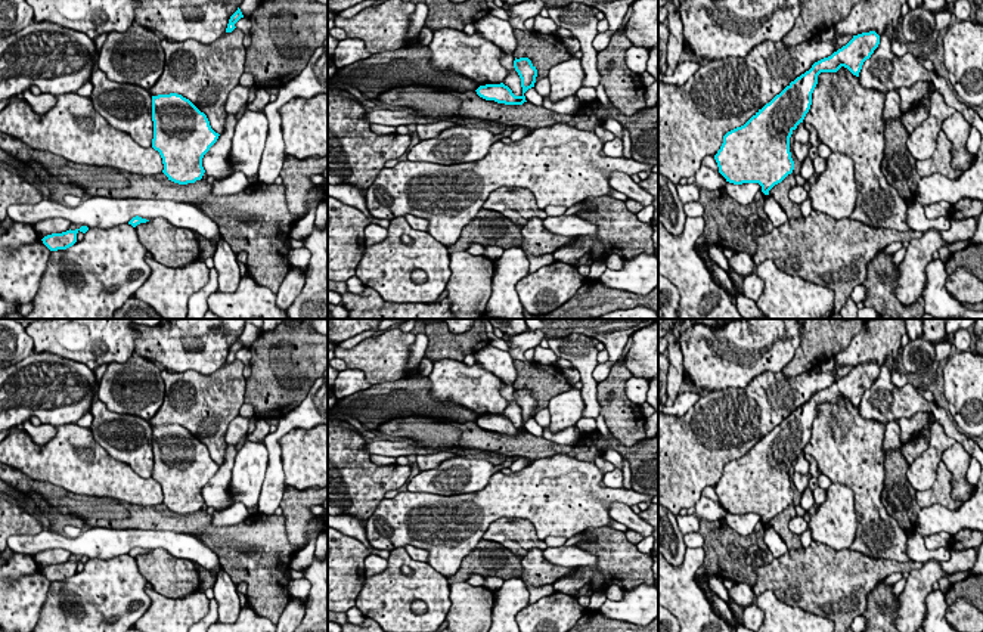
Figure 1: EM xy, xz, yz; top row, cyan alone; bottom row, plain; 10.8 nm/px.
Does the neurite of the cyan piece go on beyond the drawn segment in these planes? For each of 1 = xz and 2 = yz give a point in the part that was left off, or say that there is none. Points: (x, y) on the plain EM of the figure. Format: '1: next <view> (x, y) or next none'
1: next none
2: next none

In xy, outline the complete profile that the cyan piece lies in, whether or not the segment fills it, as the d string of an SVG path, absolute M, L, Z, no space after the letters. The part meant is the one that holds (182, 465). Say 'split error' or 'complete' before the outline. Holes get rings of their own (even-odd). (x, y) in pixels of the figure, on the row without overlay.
complete; M170 424L152 427L152 452L152 478L161 486L168 511L179 515L201 511L202 489L220 467L207 446L189 430Z

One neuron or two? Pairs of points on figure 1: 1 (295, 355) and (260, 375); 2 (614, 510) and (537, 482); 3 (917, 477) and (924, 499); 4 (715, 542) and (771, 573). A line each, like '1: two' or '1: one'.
1: one
2: two
3: two
4: two

